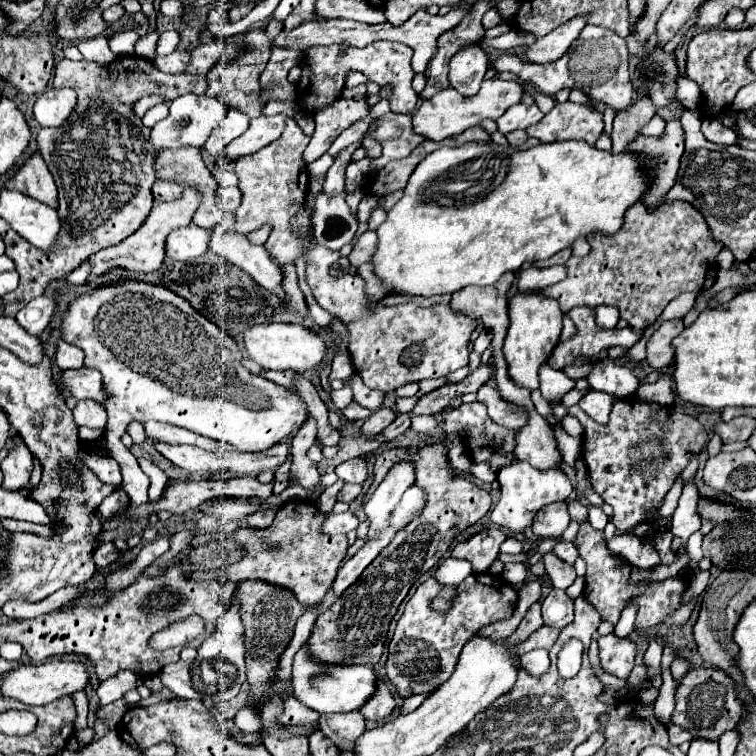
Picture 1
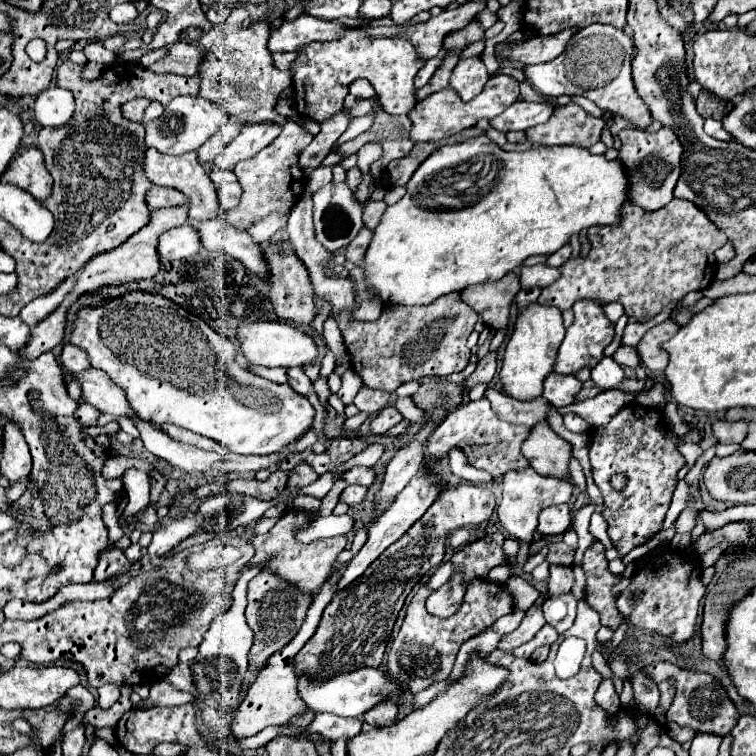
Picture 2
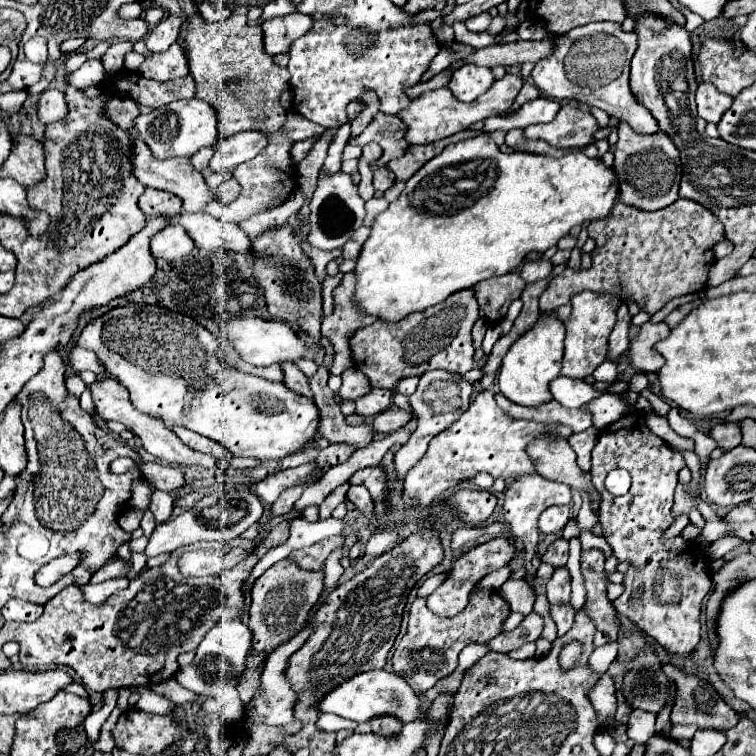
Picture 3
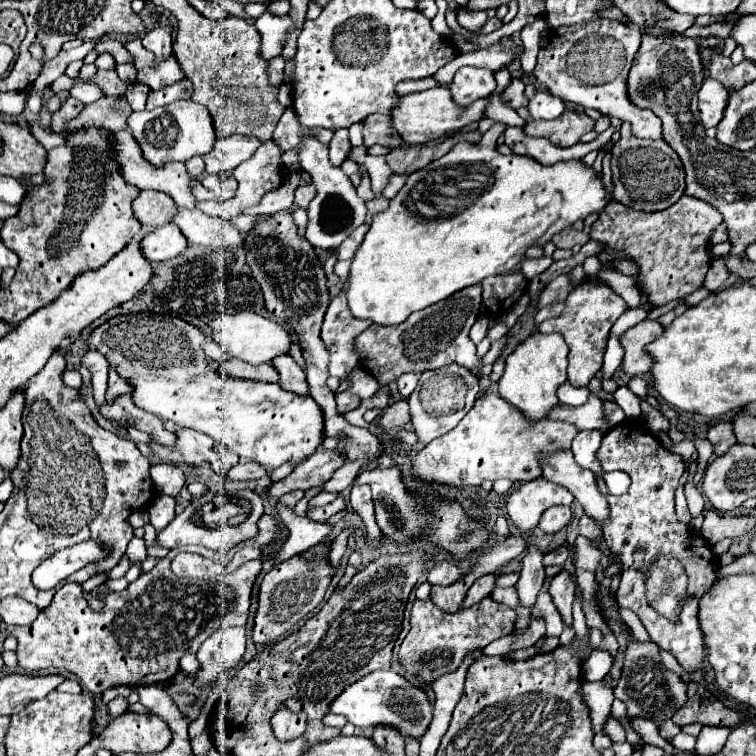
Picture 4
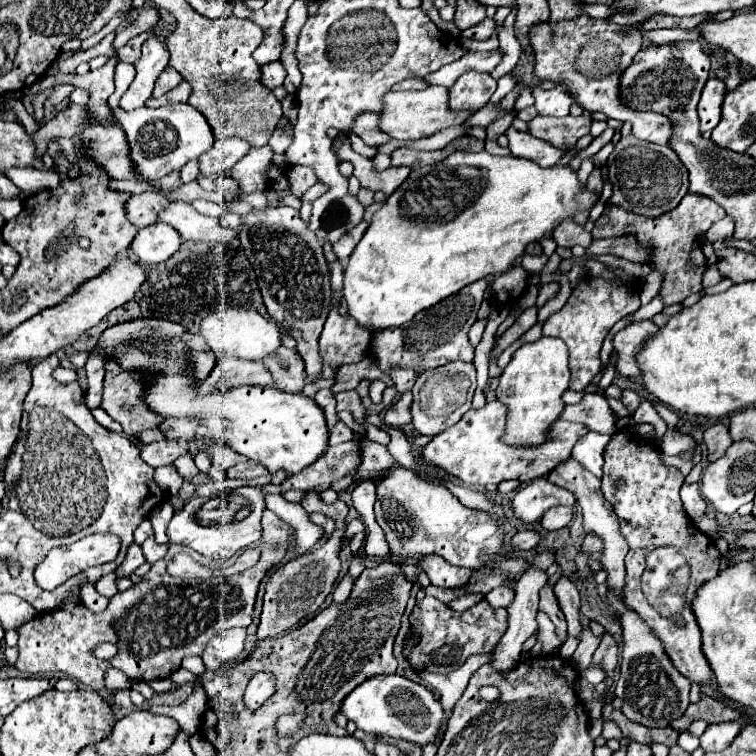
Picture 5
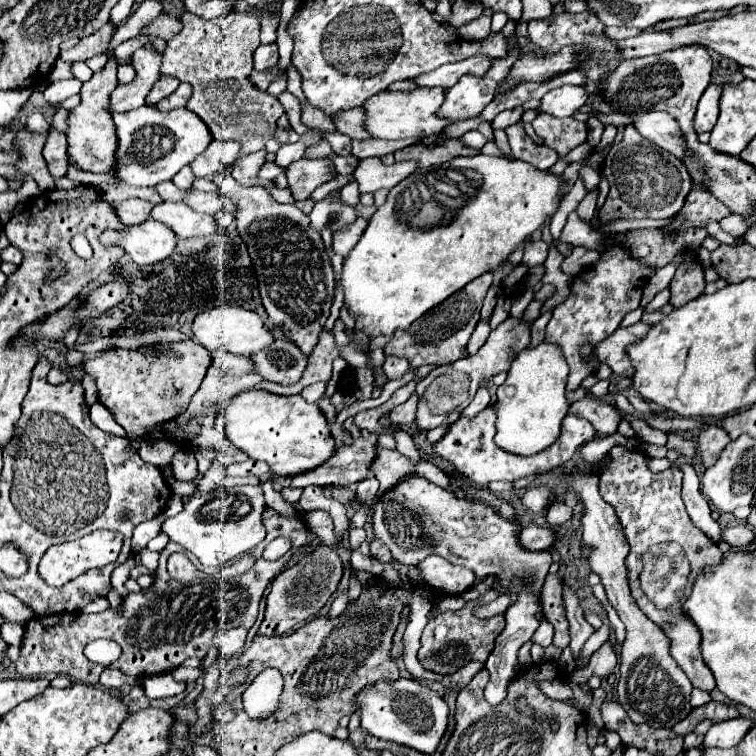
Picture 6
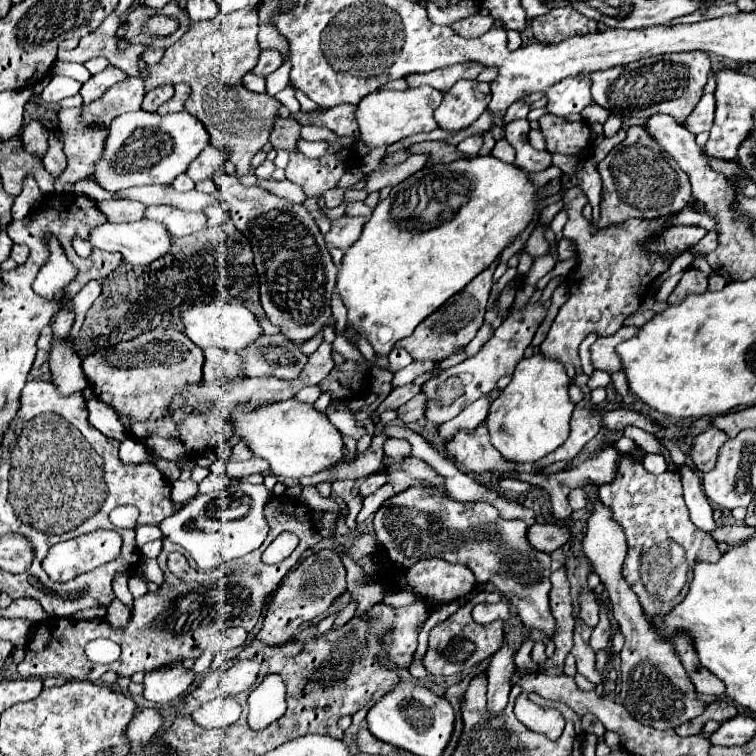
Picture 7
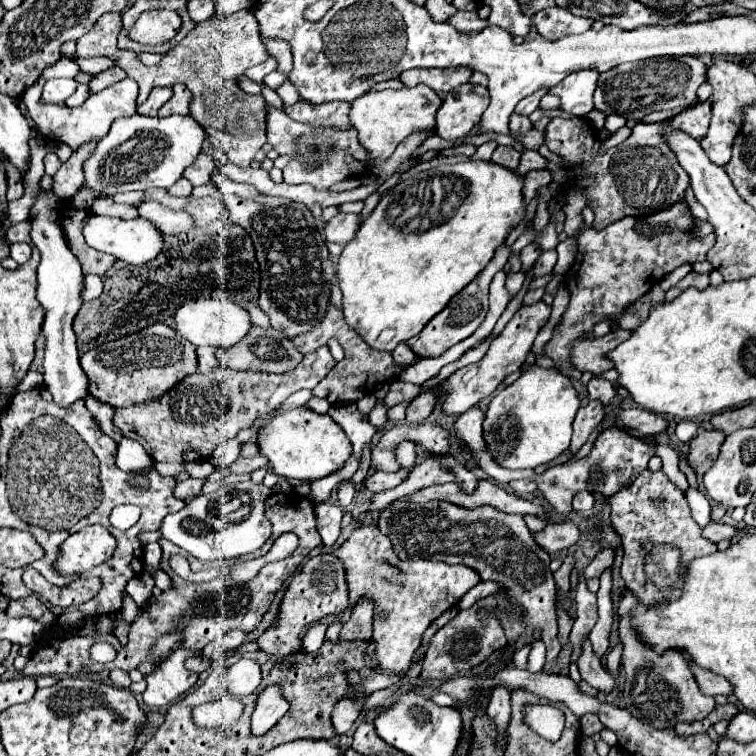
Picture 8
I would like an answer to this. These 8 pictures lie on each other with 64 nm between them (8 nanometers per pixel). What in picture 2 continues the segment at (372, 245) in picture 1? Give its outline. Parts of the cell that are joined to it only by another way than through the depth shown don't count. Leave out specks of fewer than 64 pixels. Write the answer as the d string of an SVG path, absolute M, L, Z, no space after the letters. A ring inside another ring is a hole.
M362 228L362 230L358 232L358 236L348 244L346 260L354 262L356 266L358 266L358 264L362 264L362 260L364 260L364 252L368 250L368 246L370 246L370 242L372 242L372 236L374 236L374 232L372 232L372 230Z

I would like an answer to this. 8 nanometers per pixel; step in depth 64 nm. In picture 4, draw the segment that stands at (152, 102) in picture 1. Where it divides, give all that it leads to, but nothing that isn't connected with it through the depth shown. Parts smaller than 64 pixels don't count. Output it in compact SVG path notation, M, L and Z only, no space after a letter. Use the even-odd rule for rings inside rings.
M102 96L100 100L88 104L78 118L66 124L68 130L82 130L90 126L102 126L110 132L128 128L126 118L132 108L126 104L126 96Z

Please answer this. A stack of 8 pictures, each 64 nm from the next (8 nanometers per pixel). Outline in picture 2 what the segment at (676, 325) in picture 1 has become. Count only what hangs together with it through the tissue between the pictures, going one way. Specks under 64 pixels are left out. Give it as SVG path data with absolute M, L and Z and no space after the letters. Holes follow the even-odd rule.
M664 320L662 324L650 328L636 346L640 362L654 372L662 372L668 366L668 352L662 348L662 344L668 342L678 330L680 326L674 320Z

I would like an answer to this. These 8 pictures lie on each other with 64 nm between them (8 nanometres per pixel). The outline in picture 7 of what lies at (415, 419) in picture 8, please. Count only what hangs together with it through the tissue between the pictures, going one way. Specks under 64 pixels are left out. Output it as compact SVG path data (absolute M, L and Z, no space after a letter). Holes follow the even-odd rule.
M416 394L412 400L408 400L404 406L398 408L398 420L408 426L408 424L420 420L422 412L424 412L424 396Z

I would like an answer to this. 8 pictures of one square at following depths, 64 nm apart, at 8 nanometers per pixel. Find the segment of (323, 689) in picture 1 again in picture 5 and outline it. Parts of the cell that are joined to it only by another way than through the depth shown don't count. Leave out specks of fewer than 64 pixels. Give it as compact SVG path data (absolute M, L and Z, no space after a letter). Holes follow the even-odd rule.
M378 674L356 686L340 704L340 712L352 720L360 730L374 732L376 736L390 736L410 740L424 746L434 740L442 720L442 706L430 690L402 678L398 674Z

